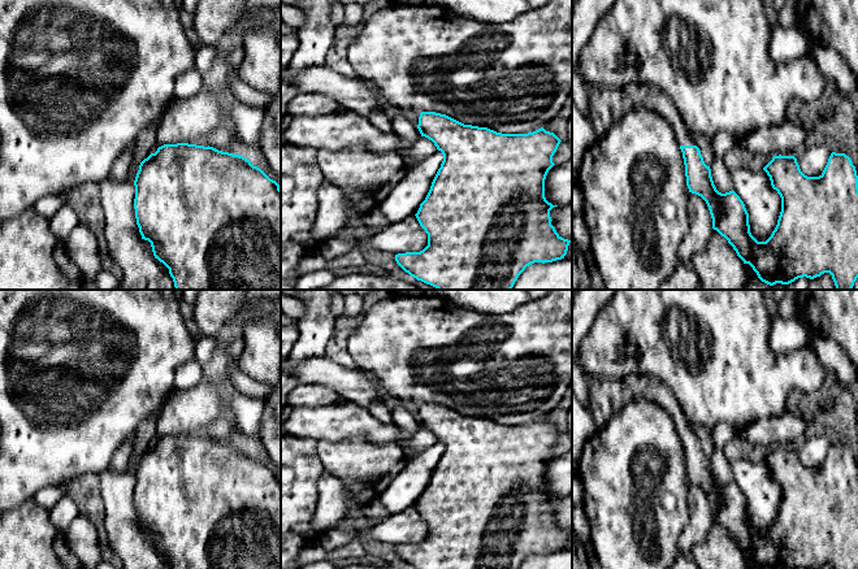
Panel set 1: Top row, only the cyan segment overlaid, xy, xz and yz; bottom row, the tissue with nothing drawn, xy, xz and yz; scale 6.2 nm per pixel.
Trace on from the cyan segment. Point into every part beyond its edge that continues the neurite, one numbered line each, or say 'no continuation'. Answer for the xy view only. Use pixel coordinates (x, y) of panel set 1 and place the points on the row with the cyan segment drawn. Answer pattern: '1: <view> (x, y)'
no continuation

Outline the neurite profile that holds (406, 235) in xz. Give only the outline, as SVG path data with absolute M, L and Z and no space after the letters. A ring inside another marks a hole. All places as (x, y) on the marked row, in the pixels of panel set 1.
M410 216L390 223L368 238L367 243L391 255L420 252L428 246L428 234L420 226L416 216Z

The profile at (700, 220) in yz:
M689 192L689 231L677 249L679 261L692 262L692 259L703 251L712 233L712 218L706 201Z

